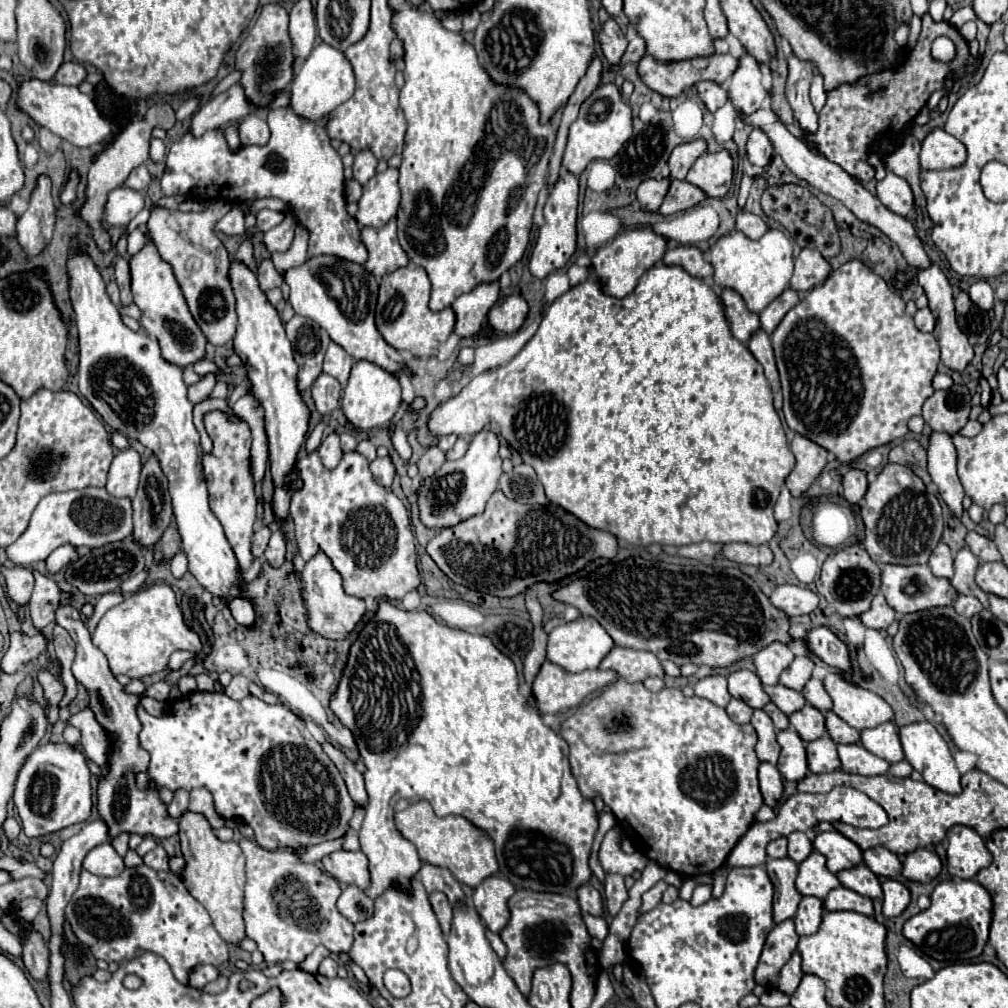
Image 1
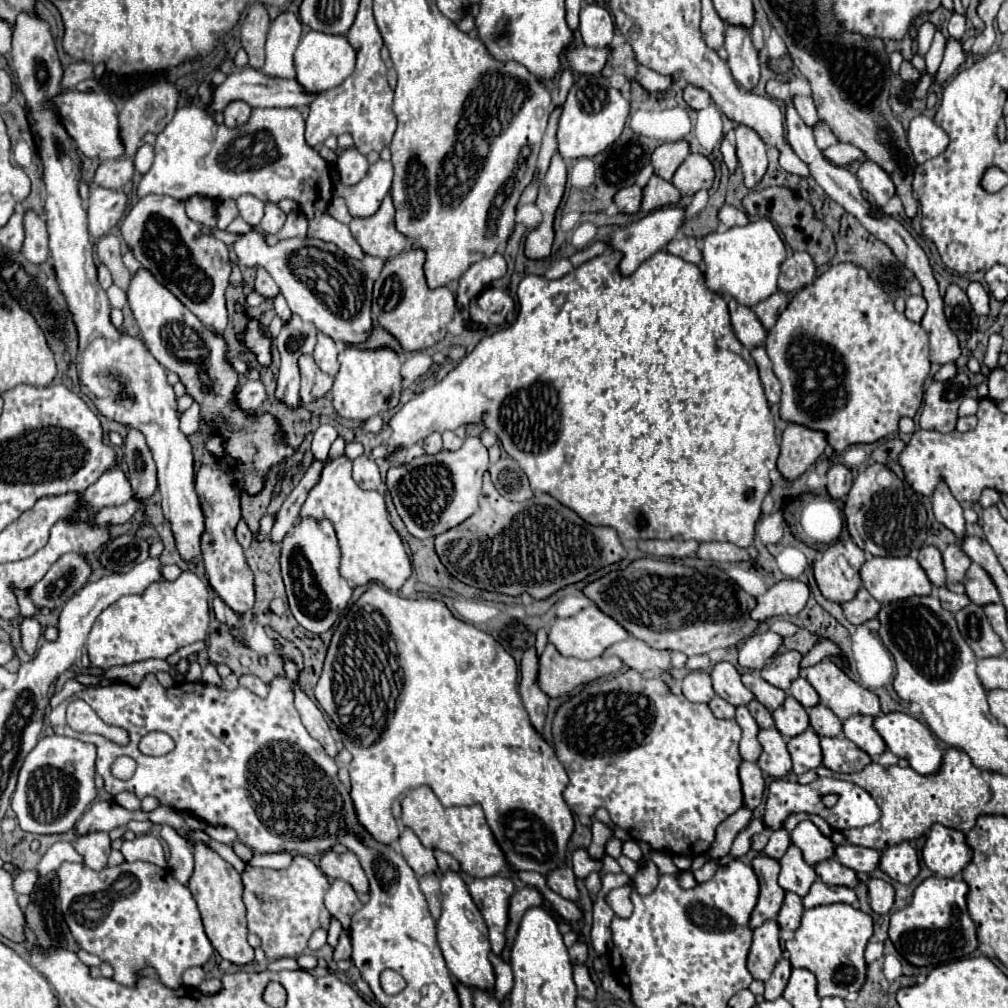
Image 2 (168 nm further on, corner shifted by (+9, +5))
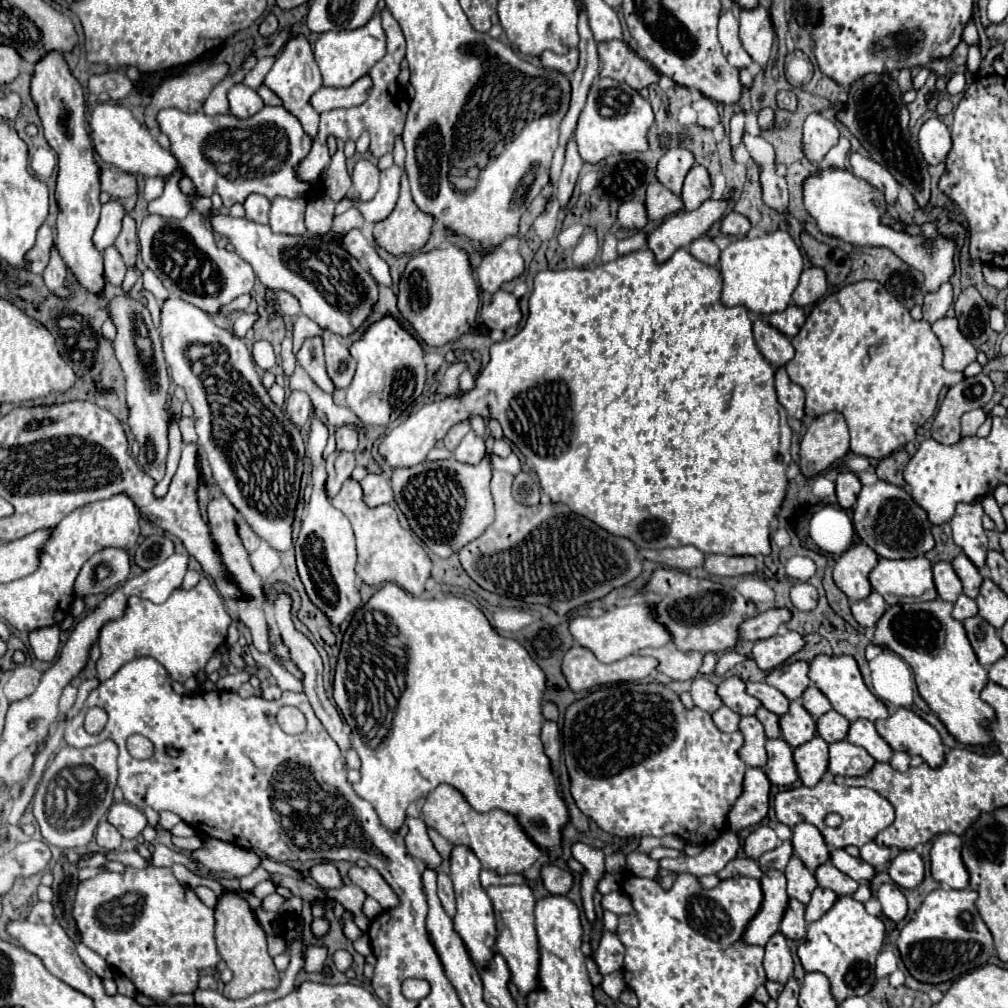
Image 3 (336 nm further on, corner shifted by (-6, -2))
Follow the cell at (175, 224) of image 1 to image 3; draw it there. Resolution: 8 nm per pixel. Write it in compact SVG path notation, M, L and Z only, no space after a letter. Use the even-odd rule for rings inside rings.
M192 209L184 219L148 215L140 229L140 255L172 297L180 297L202 311L216 315L220 307L232 303L240 293L250 293L254 287L252 267L234 251L218 249L214 233L206 227L198 209Z

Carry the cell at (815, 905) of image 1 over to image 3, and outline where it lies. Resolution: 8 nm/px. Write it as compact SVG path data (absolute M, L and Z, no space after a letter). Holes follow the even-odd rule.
M790 899L788 903L788 909L786 909L786 915L780 923L780 931L788 937L788 939L804 939L806 937L806 919L804 919L804 911L806 911L806 905L796 901L796 899Z

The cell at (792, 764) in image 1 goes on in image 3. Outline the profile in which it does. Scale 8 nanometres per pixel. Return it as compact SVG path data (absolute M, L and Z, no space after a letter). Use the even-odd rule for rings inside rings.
M768 739L766 751L768 763L764 767L764 773L774 785L790 787L794 781L798 781L798 769L792 757L792 747L784 739Z

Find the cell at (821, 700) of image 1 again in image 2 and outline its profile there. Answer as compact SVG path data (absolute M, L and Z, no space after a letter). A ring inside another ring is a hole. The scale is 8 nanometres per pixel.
M799 676L799 678L791 684L789 692L791 692L791 696L793 696L803 708L813 708L813 706L819 704L819 694L813 690L813 686L811 686L803 676Z

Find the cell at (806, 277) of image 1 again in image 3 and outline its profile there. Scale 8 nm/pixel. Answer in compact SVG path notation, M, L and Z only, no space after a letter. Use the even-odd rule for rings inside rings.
M808 267L802 271L800 283L796 287L796 291L792 293L792 301L798 307L806 307L806 305L814 305L818 303L824 295L826 295L828 283L826 283L826 273L820 267Z

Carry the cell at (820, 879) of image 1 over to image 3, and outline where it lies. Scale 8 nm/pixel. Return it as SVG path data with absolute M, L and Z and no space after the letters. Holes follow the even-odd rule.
M794 855L788 863L788 867L784 869L784 875L788 879L788 895L806 905L810 901L812 891L818 887L814 873L806 869L806 865L800 861L800 857Z

